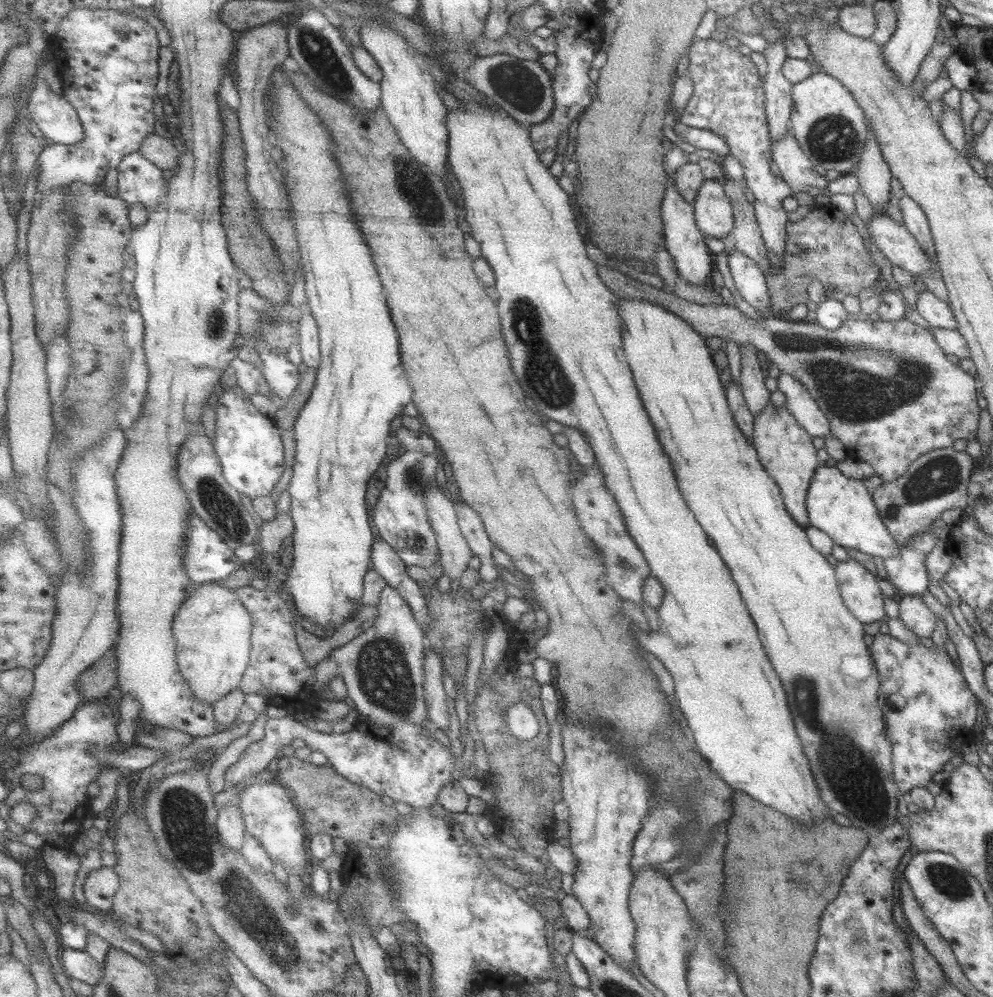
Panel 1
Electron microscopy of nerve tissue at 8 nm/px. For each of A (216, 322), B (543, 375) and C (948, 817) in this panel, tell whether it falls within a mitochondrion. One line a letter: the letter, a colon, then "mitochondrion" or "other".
A: mitochondrion
B: mitochondrion
C: other

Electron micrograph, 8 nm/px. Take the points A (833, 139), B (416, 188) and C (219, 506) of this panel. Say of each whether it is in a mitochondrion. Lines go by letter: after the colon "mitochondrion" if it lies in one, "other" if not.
A: mitochondrion
B: mitochondrion
C: mitochondrion

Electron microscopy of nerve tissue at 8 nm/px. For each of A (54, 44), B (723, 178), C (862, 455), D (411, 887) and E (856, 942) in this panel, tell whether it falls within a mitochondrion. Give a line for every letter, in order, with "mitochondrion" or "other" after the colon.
A: other
B: other
C: other
D: mitochondrion
E: mitochondrion

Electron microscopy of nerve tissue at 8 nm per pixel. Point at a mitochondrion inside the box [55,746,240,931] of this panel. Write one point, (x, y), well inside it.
(182, 810)

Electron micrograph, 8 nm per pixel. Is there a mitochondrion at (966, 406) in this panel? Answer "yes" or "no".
no

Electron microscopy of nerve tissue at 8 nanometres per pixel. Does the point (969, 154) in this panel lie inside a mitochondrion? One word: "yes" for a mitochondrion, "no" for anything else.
no

